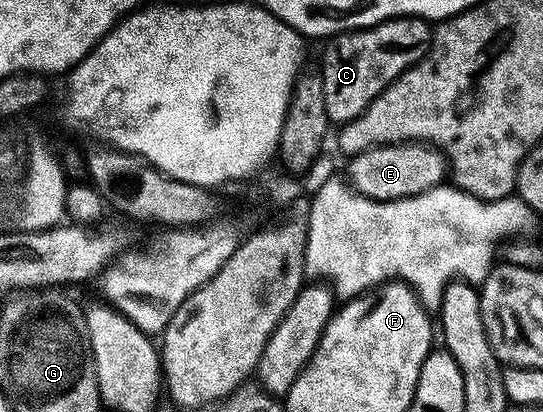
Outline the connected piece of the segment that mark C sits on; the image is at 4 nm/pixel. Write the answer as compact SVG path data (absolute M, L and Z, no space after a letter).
M412 16L386 20L375 28L344 32L333 37L325 45L326 57L320 69L331 125L341 126L360 118L360 114L364 114L364 110L368 110L368 106L372 106L372 102L392 86L392 82L430 53L433 41L434 28L427 21Z

